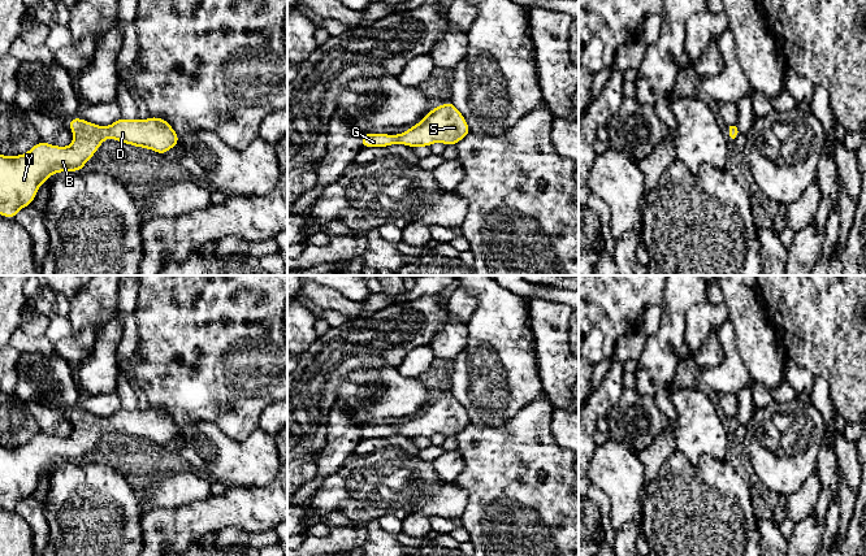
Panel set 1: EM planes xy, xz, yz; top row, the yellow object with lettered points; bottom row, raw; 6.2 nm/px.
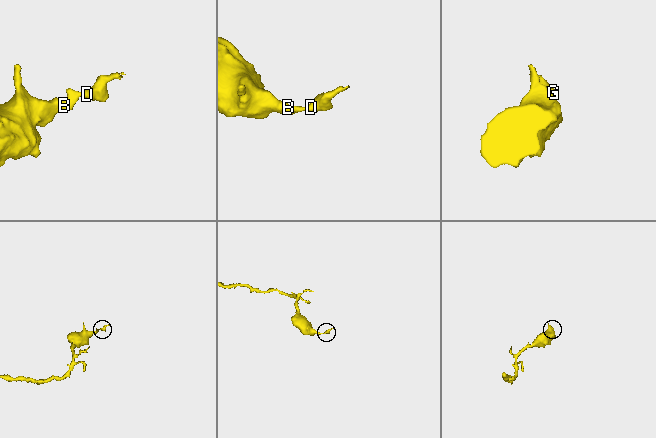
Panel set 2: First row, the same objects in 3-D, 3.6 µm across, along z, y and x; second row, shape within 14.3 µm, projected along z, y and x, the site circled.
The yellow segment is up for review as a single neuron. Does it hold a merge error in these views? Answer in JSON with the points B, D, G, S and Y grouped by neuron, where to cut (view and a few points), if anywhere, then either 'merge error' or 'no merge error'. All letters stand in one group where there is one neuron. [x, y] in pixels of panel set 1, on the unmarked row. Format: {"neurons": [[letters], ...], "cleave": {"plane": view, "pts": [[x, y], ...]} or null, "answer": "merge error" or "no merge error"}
{"neurons": [["B", "D", "G", "S", "Y"]], "cleave": null, "answer": "no merge error"}

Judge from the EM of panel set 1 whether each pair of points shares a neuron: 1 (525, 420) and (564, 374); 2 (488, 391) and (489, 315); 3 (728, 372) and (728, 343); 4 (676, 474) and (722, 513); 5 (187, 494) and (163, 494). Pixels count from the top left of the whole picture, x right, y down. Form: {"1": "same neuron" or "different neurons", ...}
{"1": "different neurons", "2": "same neuron", "3": "same neuron", "4": "same neuron", "5": "same neuron"}

